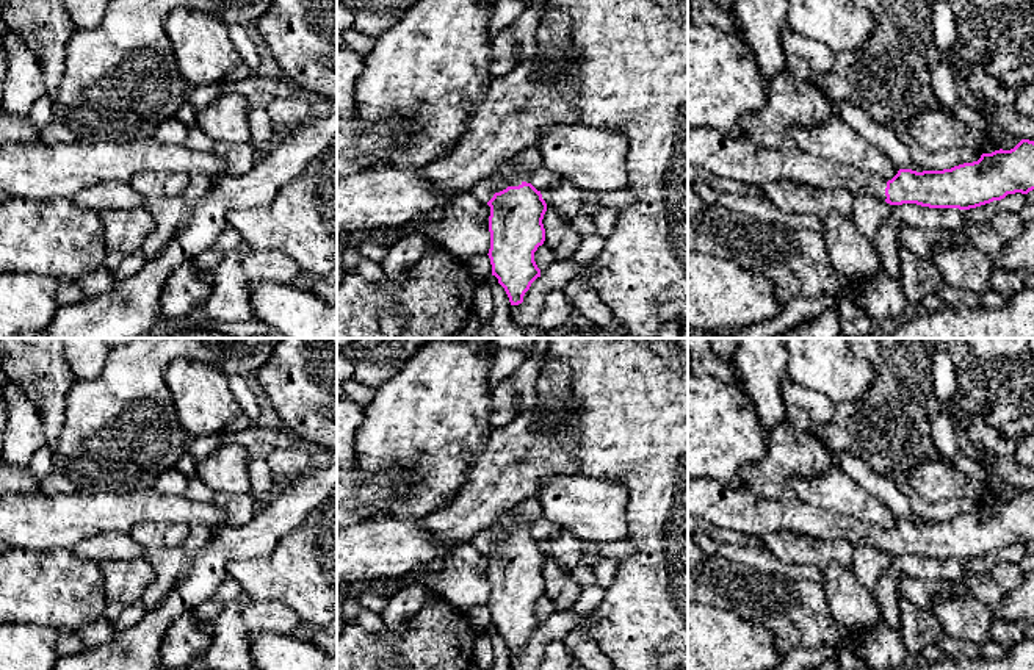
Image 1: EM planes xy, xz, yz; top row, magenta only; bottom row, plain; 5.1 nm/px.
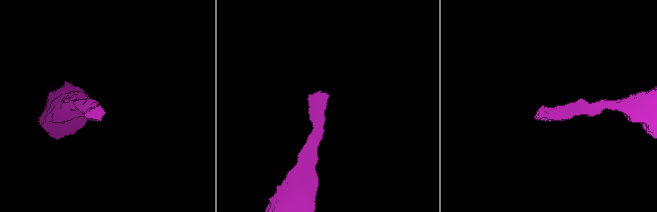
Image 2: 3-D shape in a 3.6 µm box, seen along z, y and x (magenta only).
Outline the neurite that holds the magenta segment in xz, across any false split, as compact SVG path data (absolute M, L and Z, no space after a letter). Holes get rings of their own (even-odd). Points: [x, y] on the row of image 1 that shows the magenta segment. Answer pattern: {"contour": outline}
{"contour": "M512 158L498 164L492 175L497 193L487 202L490 207L487 255L492 276L504 288L511 305L519 305L531 283L540 277L534 252L545 241L542 219L547 204L540 191L531 185L531 174L512 168Z"}

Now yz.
{"contour": "M688 128L688 164L718 177L761 186L791 180L813 188L843 188L890 205L970 210L1007 194L1034 189L1034 141L982 153L978 161L943 171L899 169L887 180L871 171L835 163L801 149L768 149L749 135L730 138L716 128Z"}

